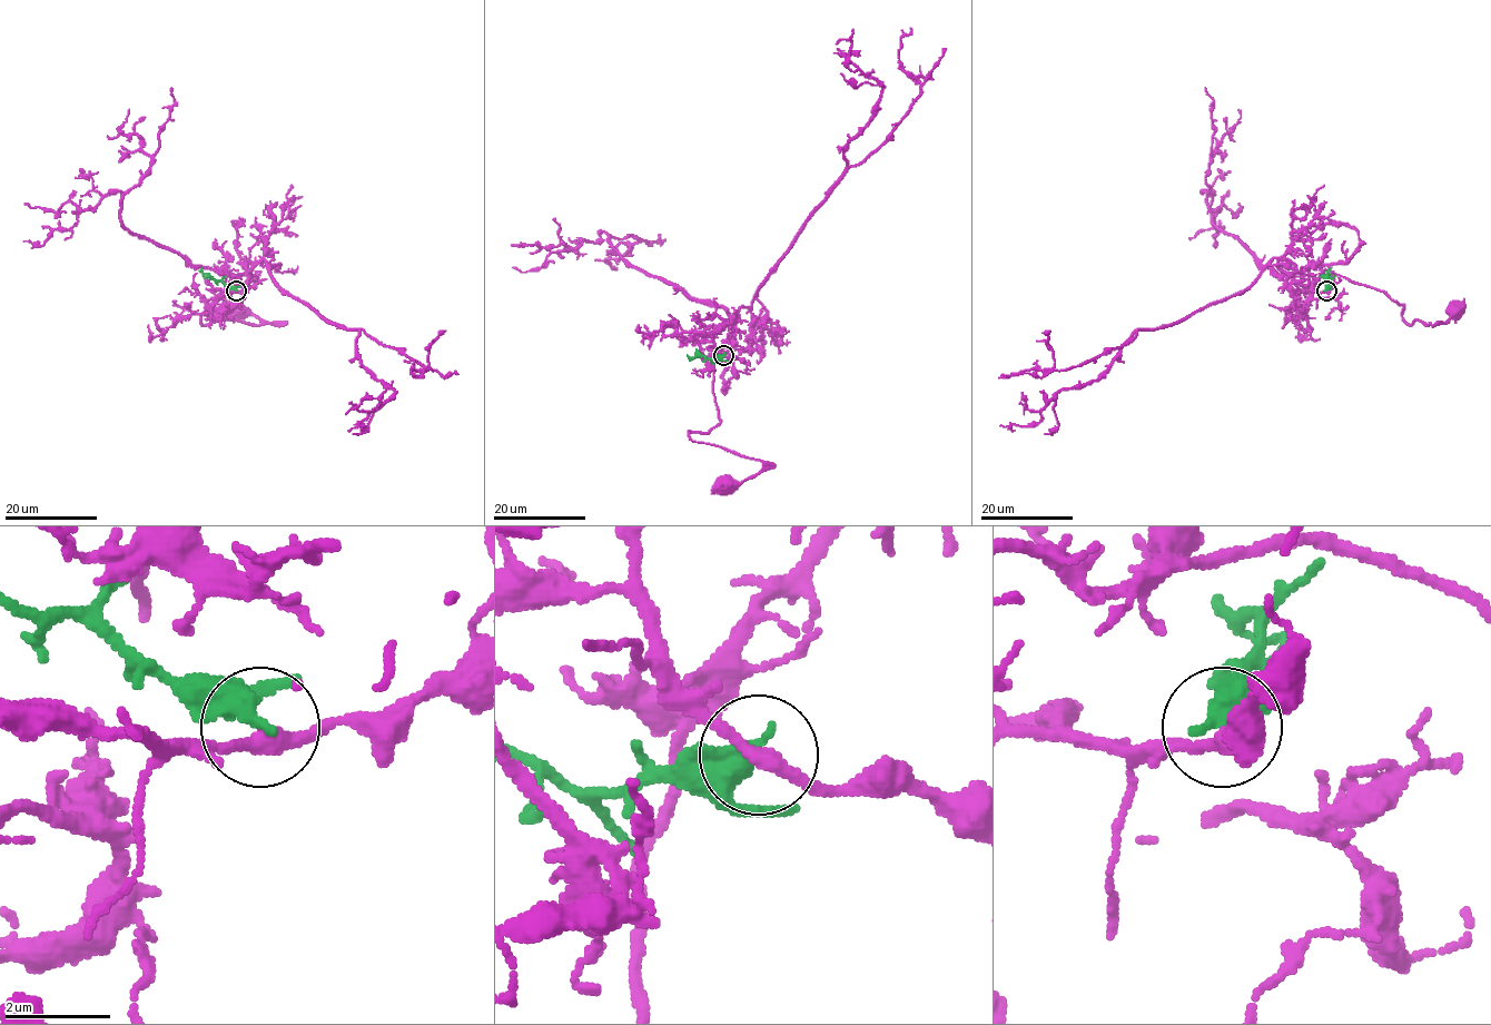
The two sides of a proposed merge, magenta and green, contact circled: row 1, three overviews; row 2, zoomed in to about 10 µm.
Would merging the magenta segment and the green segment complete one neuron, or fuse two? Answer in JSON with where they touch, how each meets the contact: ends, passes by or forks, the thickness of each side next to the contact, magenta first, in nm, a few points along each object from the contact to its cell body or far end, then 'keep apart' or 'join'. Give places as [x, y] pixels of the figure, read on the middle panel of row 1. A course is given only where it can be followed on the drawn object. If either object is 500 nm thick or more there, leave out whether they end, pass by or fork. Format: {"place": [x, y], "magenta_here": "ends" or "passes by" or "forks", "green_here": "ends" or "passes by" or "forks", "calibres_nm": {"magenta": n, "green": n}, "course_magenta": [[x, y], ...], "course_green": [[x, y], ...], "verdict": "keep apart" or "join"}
{"place": [723, 355], "calibres_nm": {"magenta": 280, "green": 500}, "course_magenta": [[723, 356], [714, 333], [731, 323], [713, 371], [720, 422], [689, 437], [759, 459], [762, 469], [722, 485]], "course_green": [[723, 356], [698, 356], [689, 361]], "verdict": "keep apart"}

